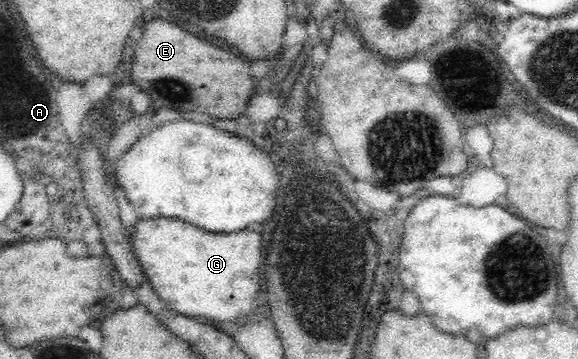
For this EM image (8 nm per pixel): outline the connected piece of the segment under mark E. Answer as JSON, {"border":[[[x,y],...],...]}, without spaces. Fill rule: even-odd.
{"border":[[[150,20],[142,30],[142,38],[132,42],[130,80],[146,92],[158,106],[168,106],[186,112],[204,112],[216,118],[238,116],[250,96],[252,80],[248,76],[248,62],[234,52],[224,52],[190,32],[166,20]]]}

